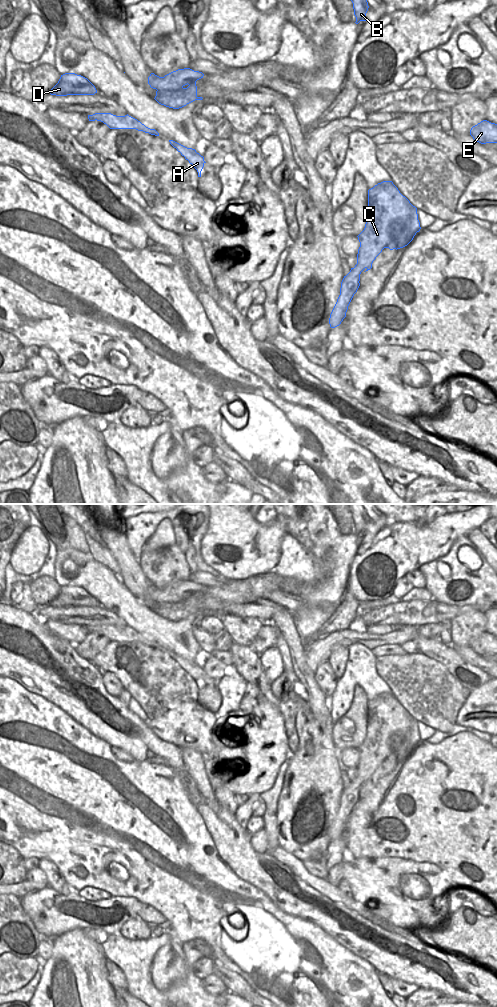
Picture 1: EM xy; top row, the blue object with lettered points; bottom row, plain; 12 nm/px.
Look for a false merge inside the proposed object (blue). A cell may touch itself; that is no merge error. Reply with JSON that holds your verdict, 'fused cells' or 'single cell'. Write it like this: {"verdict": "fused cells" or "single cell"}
{"verdict": "fused cells"}

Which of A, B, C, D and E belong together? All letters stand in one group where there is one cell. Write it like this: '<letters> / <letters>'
A B D E / C

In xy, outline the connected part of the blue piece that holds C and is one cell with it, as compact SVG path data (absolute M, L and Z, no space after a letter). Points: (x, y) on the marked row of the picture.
M383 181L368 190L368 215L364 230L357 236L360 242L357 258L359 271L372 268L372 263L384 248L400 249L407 246L421 229L417 208L403 196L392 181Z

